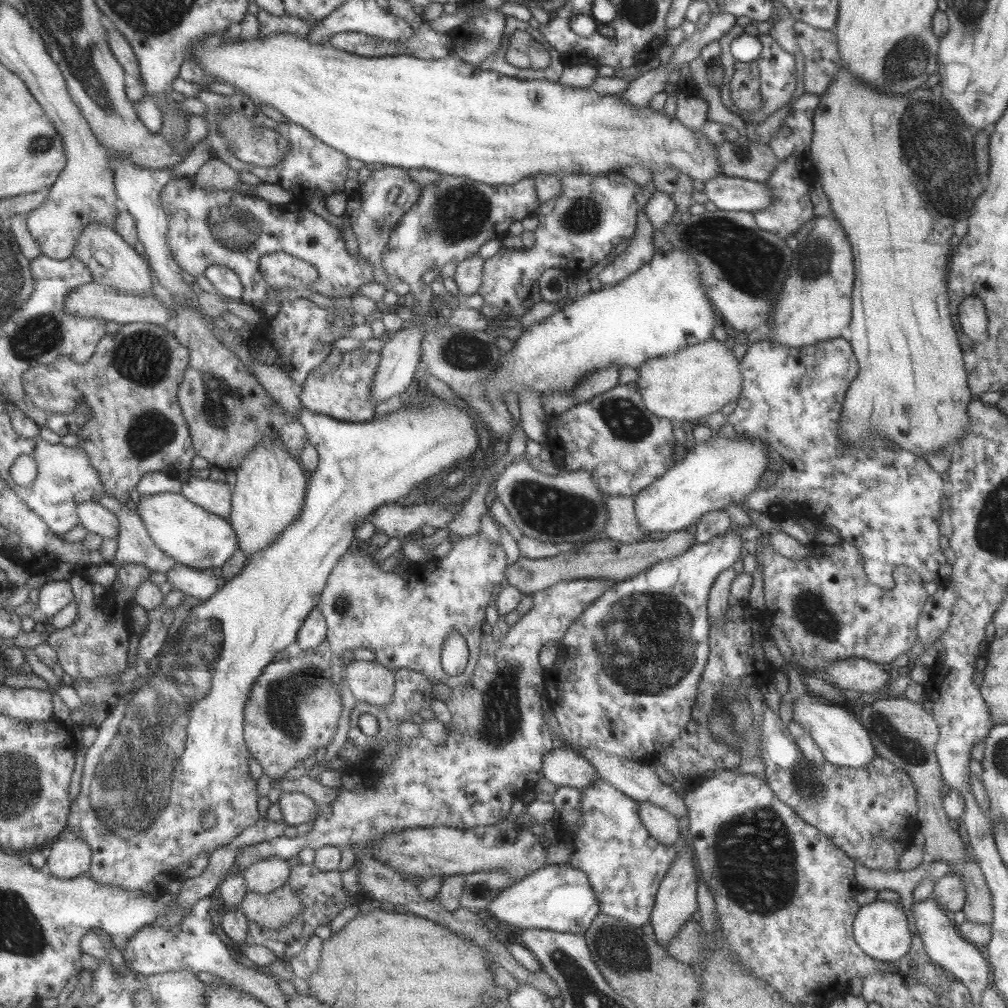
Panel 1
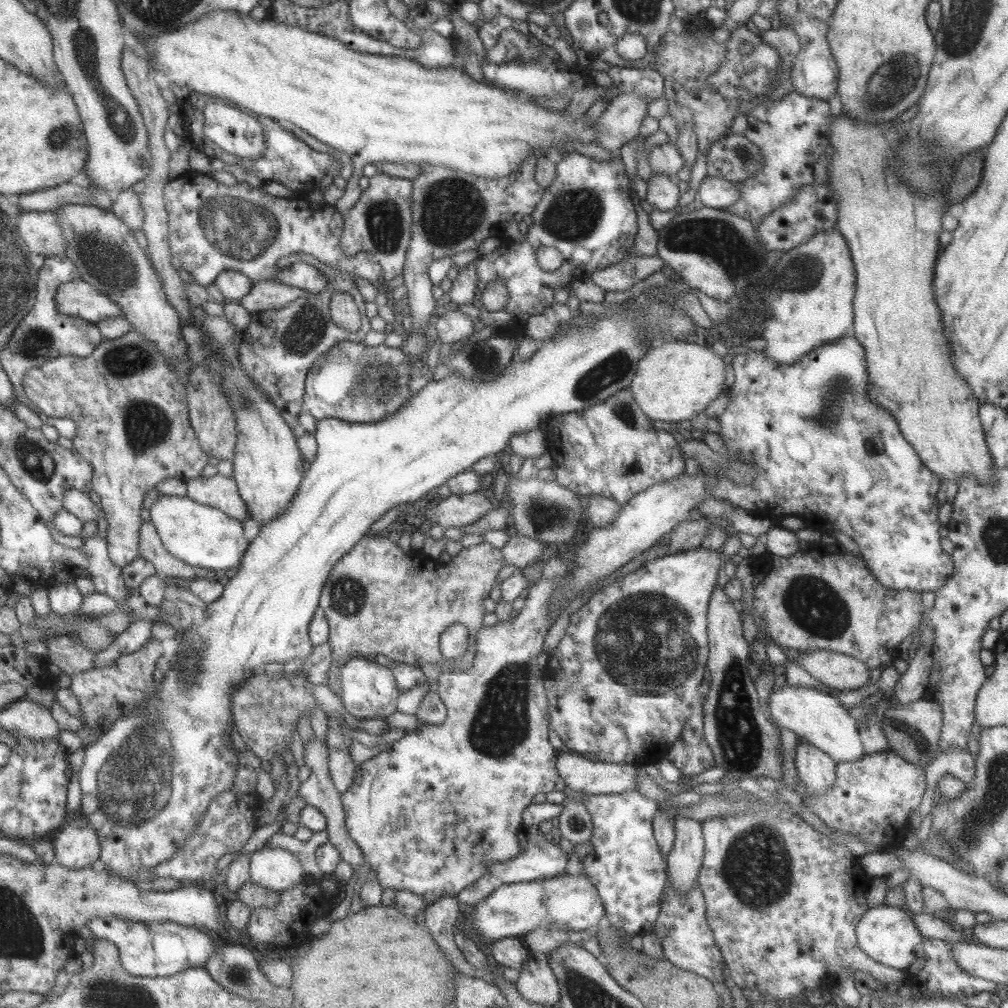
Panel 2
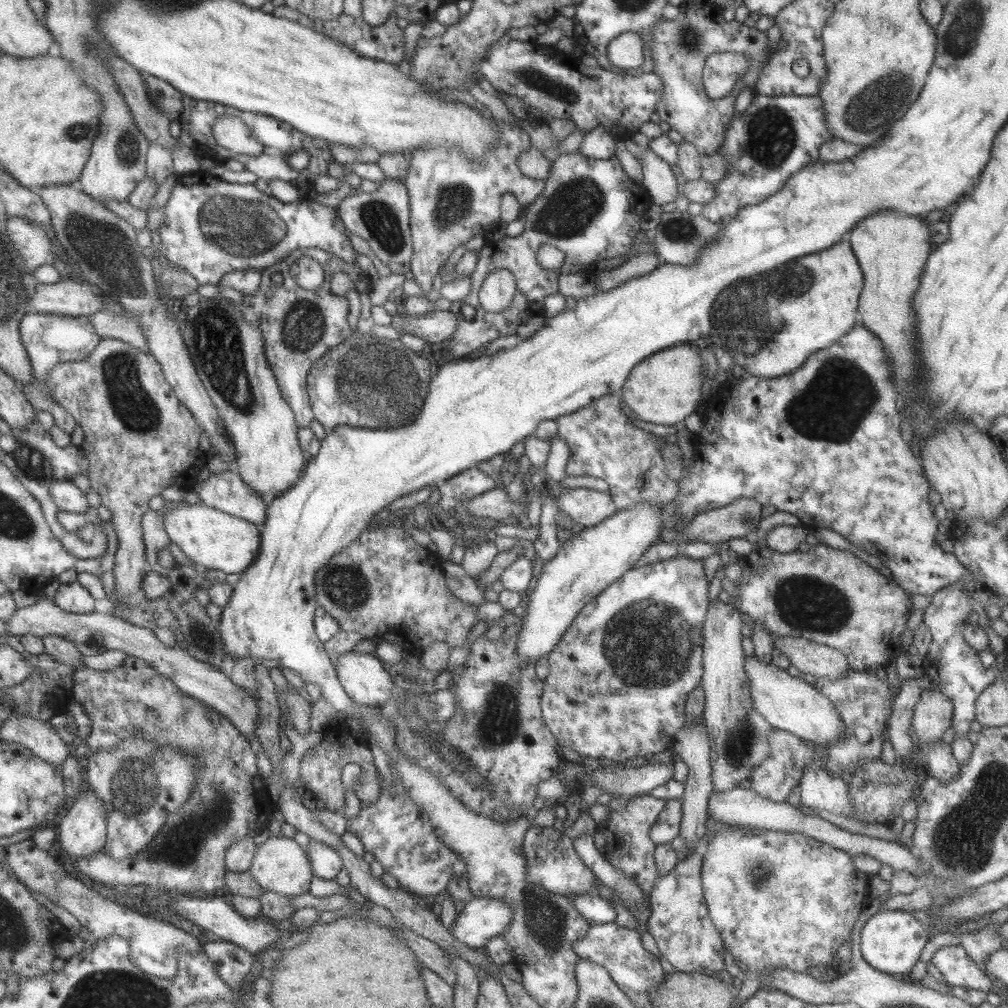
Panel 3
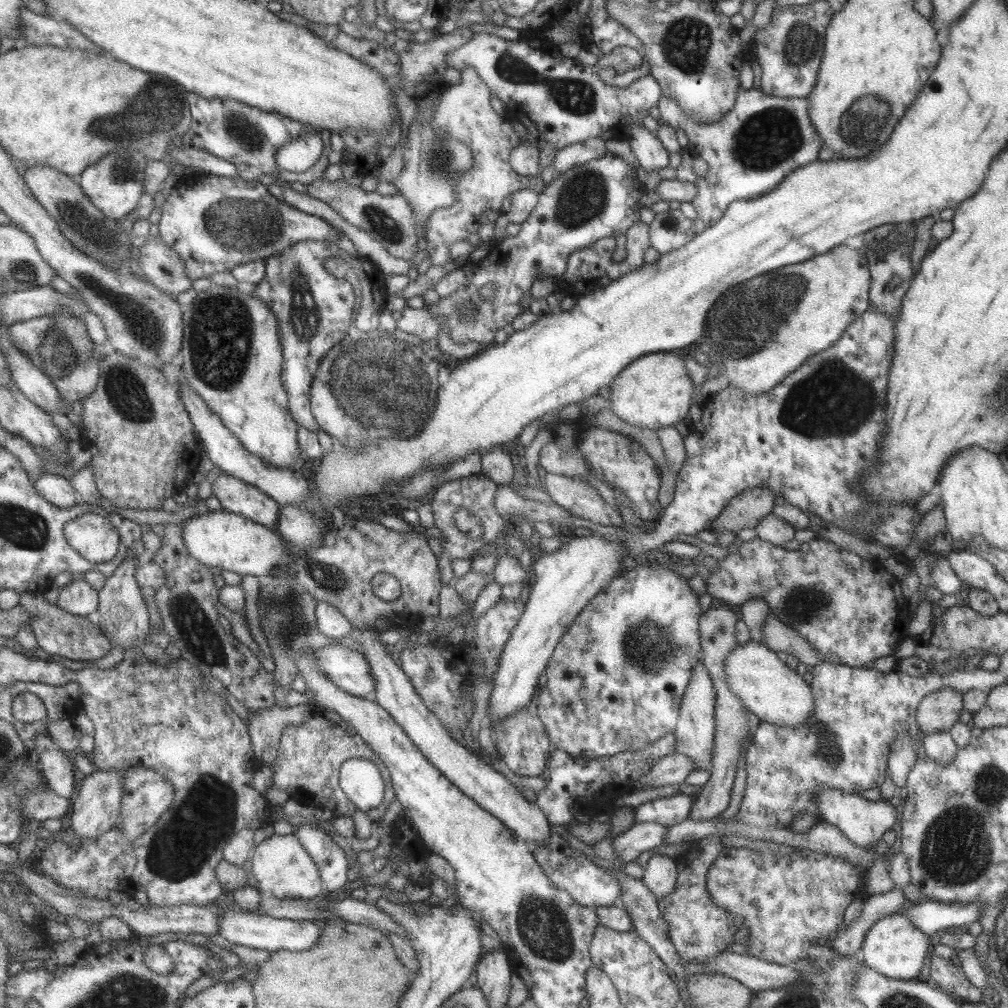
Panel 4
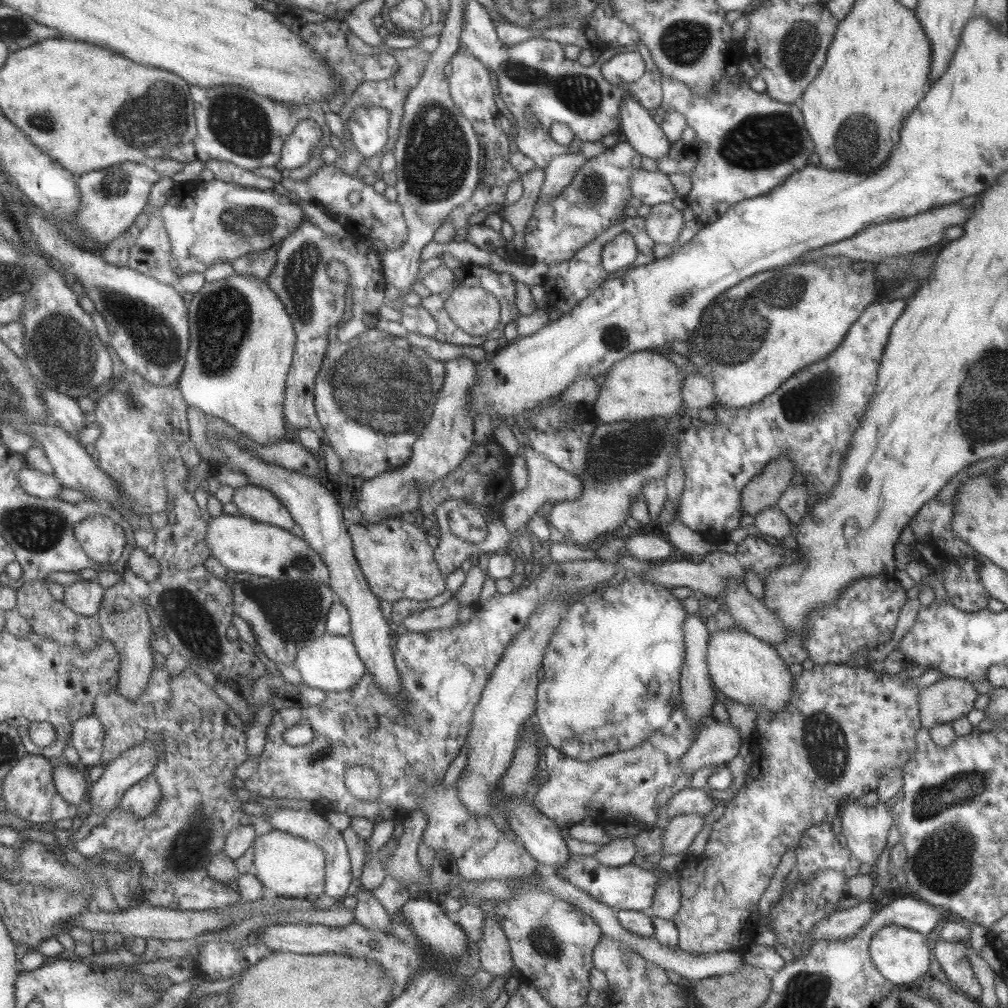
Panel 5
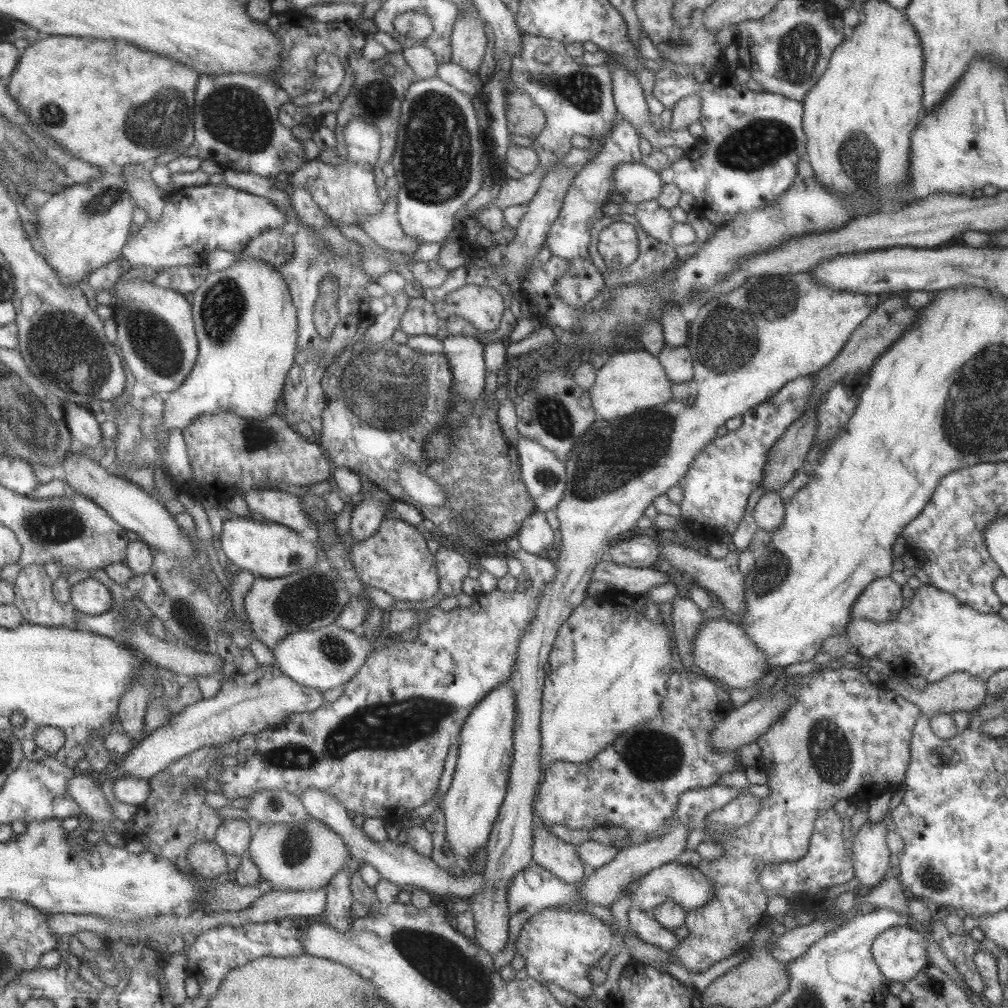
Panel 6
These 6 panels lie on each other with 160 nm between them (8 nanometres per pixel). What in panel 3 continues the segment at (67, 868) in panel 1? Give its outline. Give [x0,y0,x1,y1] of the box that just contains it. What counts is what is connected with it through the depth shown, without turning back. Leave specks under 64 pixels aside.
[58,788,107,859]

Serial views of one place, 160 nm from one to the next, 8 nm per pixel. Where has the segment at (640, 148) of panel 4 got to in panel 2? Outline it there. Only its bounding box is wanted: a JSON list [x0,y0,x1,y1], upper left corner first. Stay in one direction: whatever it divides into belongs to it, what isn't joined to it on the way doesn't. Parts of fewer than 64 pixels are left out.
[643,174,679,210]

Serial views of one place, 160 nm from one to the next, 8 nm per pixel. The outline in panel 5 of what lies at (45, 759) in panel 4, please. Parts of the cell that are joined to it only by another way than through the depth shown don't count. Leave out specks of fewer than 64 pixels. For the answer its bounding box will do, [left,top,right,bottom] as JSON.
[53,764,92,806]

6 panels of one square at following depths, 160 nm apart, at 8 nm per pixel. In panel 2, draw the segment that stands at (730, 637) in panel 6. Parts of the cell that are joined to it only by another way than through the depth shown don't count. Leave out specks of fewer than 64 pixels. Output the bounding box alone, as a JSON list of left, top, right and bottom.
[766,683,888,764]

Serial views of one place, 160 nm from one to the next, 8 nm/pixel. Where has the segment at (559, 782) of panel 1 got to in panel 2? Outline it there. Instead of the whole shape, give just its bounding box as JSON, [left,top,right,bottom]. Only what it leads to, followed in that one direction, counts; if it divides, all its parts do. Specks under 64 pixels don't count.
[555,750,637,795]

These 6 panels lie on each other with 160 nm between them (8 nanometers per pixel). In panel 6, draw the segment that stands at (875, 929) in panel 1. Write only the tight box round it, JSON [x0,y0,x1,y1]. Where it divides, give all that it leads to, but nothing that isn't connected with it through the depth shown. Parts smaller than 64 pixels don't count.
[870,926,927,983]

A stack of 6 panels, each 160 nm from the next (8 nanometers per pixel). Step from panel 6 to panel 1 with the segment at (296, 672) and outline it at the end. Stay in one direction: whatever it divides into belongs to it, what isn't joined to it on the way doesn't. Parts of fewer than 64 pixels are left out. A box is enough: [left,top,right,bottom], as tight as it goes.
[345,659,394,707]

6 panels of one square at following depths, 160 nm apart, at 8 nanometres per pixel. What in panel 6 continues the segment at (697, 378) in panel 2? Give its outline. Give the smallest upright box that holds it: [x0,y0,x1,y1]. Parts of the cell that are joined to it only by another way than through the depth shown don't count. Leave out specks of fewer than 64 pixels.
[589,349,672,420]

